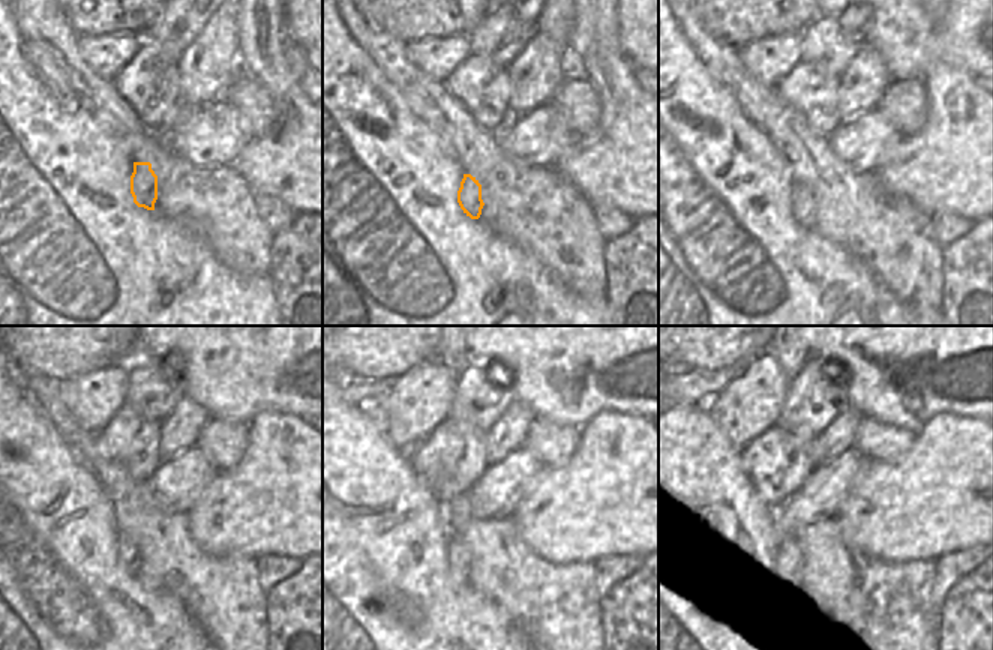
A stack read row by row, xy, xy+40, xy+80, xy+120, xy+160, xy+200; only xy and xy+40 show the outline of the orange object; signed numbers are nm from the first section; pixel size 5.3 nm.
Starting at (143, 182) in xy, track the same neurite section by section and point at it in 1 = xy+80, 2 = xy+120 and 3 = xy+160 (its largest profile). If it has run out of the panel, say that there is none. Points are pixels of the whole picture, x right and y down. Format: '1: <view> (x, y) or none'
1: xy+80 (803, 207)
2: xy+120 (128, 553)
3: xy+160 (458, 554)

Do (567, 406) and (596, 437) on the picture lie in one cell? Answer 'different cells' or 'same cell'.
different cells

